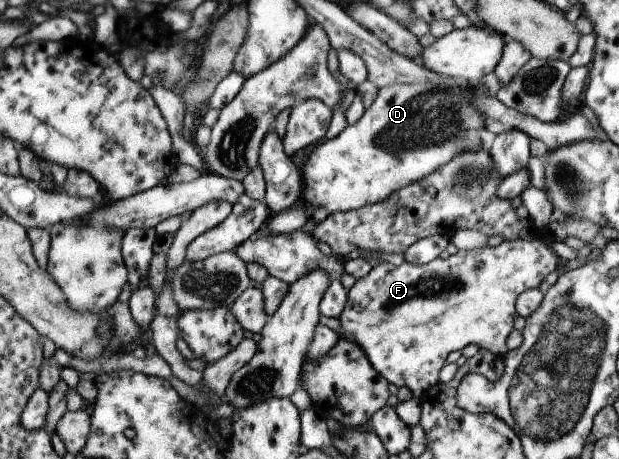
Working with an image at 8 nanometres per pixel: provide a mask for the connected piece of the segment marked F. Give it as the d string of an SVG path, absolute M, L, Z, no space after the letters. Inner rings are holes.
M537 230L536 233L530 233L528 238L512 238L511 240L502 240L494 247L482 246L471 250L458 250L453 255L449 255L447 259L441 259L436 256L432 261L424 265L413 264L404 260L398 266L390 264L390 262L380 262L372 266L368 273L360 279L355 279L353 285L347 291L347 298L339 315L339 320L344 329L344 333L339 338L348 338L354 340L365 353L367 360L372 367L387 381L397 388L406 387L414 398L419 399L422 395L428 394L432 387L438 383L438 371L445 365L444 359L450 351L460 350L469 343L474 343L479 348L487 349L490 353L504 355L508 350L505 344L508 334L514 329L515 320L515 299L527 289L538 288L540 281L547 273L551 271L560 271L560 259L552 252L544 241L545 230Z

